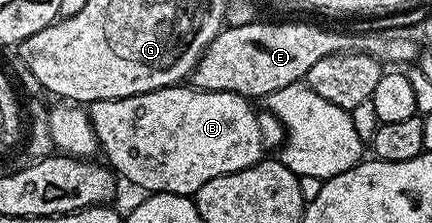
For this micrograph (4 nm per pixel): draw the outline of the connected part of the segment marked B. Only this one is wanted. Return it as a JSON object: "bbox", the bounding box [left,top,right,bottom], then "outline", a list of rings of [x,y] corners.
{"bbox":[87,85,266,197],"outline":[[[178,85],[176,87],[155,89],[151,93],[139,93],[135,97],[95,101],[94,103],[88,104],[87,110],[89,113],[89,120],[97,134],[97,142],[103,155],[105,151],[106,157],[104,156],[104,158],[107,160],[108,166],[112,168],[124,182],[126,179],[127,182],[134,183],[137,187],[142,187],[142,192],[145,193],[162,191],[163,193],[175,193],[176,195],[188,195],[193,197],[196,196],[199,189],[203,189],[203,185],[207,185],[207,181],[215,181],[215,177],[223,177],[227,173],[239,173],[239,169],[247,169],[251,165],[261,162],[263,156],[266,154],[265,135],[261,132],[261,119],[257,116],[257,111],[252,106],[256,107],[244,95],[223,93],[222,91],[200,91],[198,87],[192,85]]]}

